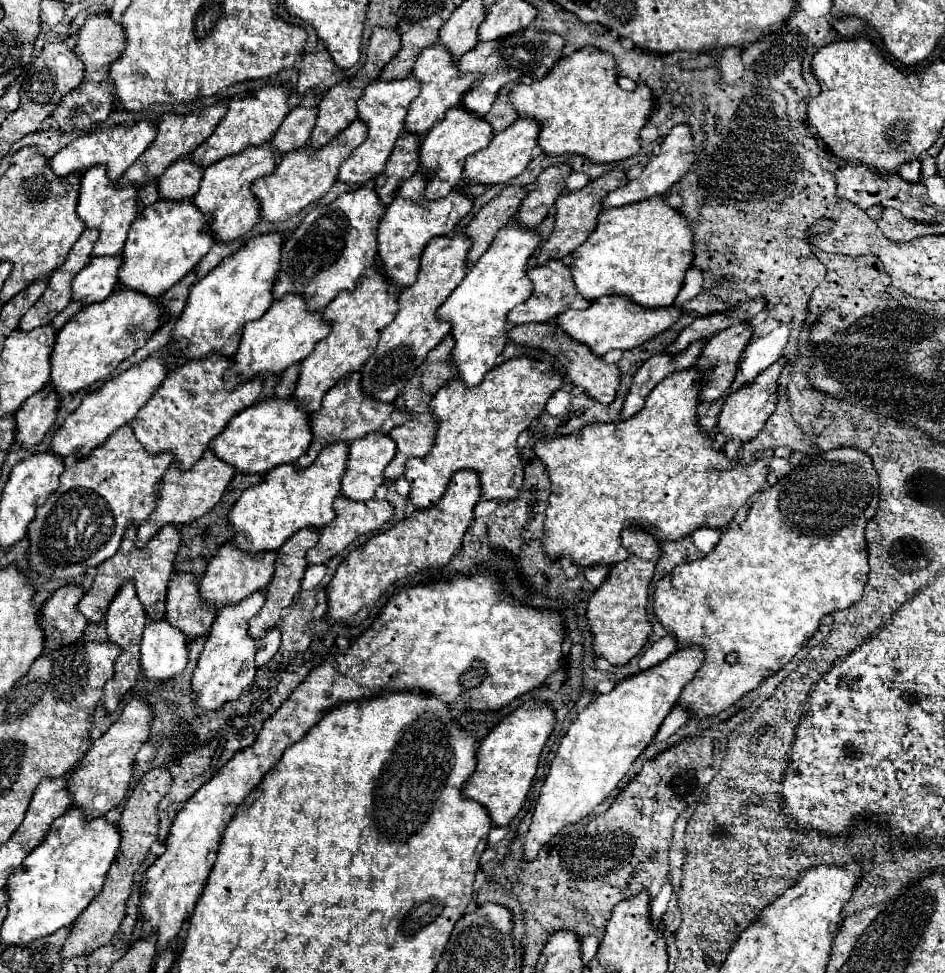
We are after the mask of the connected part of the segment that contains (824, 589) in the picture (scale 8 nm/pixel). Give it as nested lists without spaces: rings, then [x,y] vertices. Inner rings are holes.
[[[836,448],[824,454],[818,454],[814,458],[810,458],[806,464],[794,468],[790,474],[786,474],[778,484],[766,488],[764,492],[760,492],[754,502],[752,508],[748,512],[748,518],[736,528],[736,530],[724,530],[722,538],[718,542],[718,546],[706,554],[704,558],[696,560],[696,562],[688,562],[688,564],[680,564],[676,566],[668,576],[664,576],[658,584],[656,584],[656,592],[654,592],[654,614],[658,618],[658,622],[676,638],[678,642],[678,650],[690,648],[690,646],[698,646],[704,652],[704,662],[700,666],[700,670],[696,672],[696,676],[684,686],[676,706],[684,708],[686,712],[690,712],[696,718],[708,718],[708,716],[716,716],[722,710],[730,708],[734,702],[738,702],[746,692],[758,688],[768,676],[776,674],[778,670],[782,670],[792,656],[812,638],[812,634],[818,630],[820,620],[826,614],[832,614],[834,610],[844,610],[850,604],[858,602],[862,598],[862,588],[868,580],[868,548],[866,548],[866,540],[864,540],[864,530],[866,524],[870,522],[870,518],[876,514],[878,508],[878,474],[872,468],[872,460],[864,454],[860,454],[856,448]],[[782,510],[790,510],[790,524],[782,518]],[[736,652],[738,654],[738,662],[736,664],[726,664],[724,656]]]

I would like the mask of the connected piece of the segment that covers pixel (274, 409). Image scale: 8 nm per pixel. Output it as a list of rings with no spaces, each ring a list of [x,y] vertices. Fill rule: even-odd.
[[[264,400],[256,402],[244,412],[236,414],[232,422],[212,440],[212,452],[222,462],[230,464],[234,470],[242,474],[268,474],[272,468],[280,464],[296,462],[310,446],[312,434],[308,434],[308,414],[288,400]]]

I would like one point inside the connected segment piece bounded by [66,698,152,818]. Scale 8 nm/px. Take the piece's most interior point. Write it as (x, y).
(98, 784)

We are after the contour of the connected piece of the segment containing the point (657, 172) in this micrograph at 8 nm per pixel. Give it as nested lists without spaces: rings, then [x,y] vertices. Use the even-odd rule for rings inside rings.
[[[680,124],[676,128],[672,128],[668,132],[668,136],[662,138],[660,142],[660,148],[658,148],[658,154],[652,154],[652,158],[648,160],[644,172],[640,174],[640,178],[628,182],[626,186],[622,186],[620,190],[614,190],[610,192],[608,196],[602,198],[602,208],[620,208],[620,206],[628,206],[628,204],[634,204],[634,202],[642,202],[646,198],[652,198],[652,196],[664,196],[668,192],[668,188],[678,182],[690,168],[690,164],[694,162],[694,142],[692,142],[692,134],[690,134],[690,128]]]

